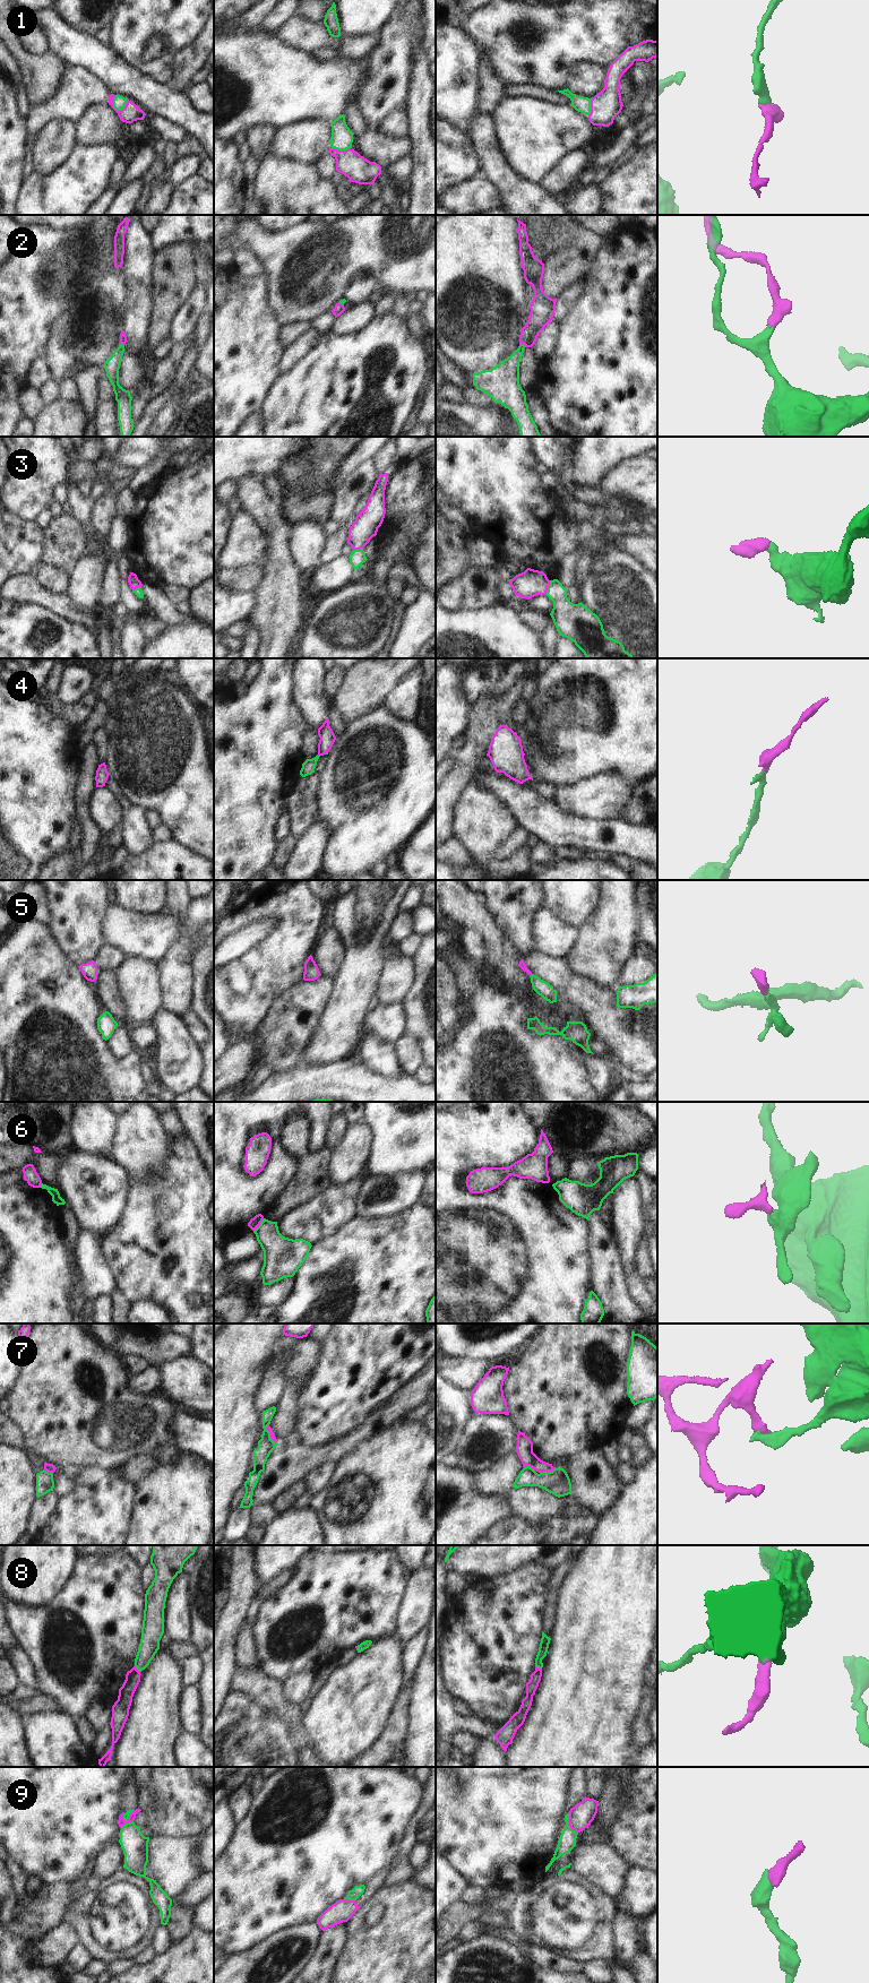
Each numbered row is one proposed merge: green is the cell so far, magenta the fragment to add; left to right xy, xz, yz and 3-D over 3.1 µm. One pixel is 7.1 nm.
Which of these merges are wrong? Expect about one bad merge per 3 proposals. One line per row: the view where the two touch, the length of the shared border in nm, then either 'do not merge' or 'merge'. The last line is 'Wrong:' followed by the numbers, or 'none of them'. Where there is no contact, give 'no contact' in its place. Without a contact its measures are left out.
1: contact in xy; length 120 nm; merge
2: contact in yz; length 50 nm; merge
3: contact in yz; length 110 nm; merge
4: contact in xz; length 30 nm; merge
5: contact in yz; length 30 nm; merge
6: contact in xz; length 120 nm; do not merge
7: contact in yz; length 120 nm; do not merge
8: contact in xy; length 70 nm; merge
9: contact in yz; length 160 nm; do not merge
Wrong: 6, 7, 9

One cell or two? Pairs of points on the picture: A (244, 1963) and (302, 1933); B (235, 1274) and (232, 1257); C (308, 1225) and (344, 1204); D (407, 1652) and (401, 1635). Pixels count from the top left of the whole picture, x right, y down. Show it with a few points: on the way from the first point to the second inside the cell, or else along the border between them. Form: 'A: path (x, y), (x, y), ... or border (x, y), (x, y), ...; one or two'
A: path (259, 1957), (270, 1946), (287, 1937); one
B: border (257, 1251), (251, 1257), (226, 1266); two
C: path (317, 1218), (335, 1206); one
D: border (423, 1627), (403, 1644); two

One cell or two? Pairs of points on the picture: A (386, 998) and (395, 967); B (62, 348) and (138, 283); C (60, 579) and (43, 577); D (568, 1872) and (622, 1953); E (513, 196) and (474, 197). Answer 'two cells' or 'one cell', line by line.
A: one cell
B: two cells
C: one cell
D: two cells
E: two cells

